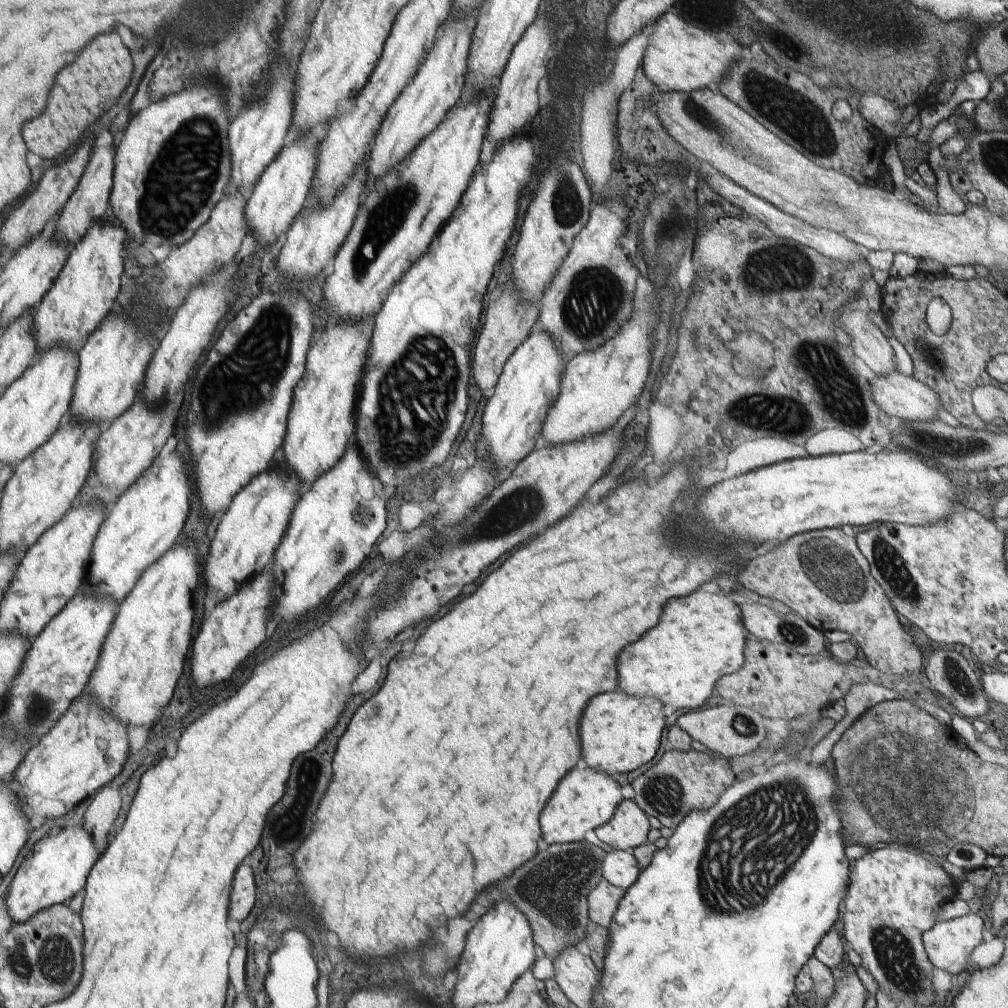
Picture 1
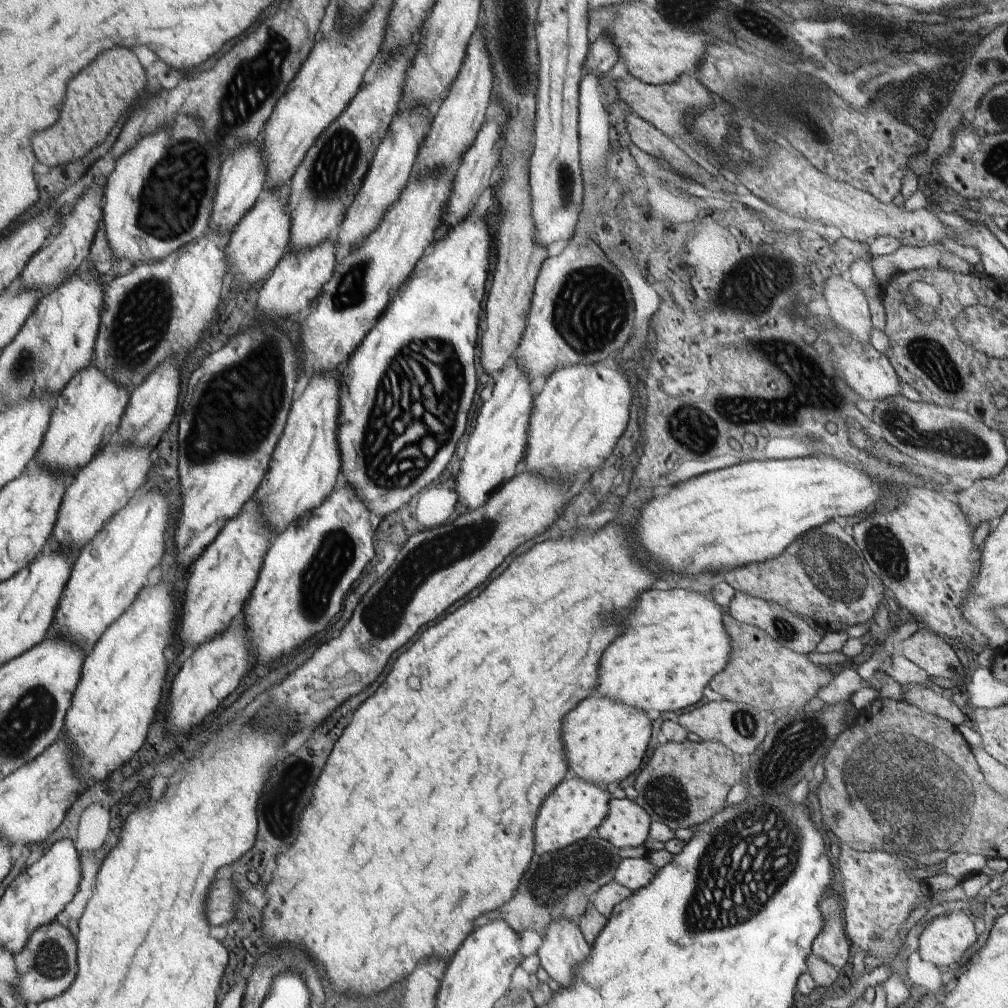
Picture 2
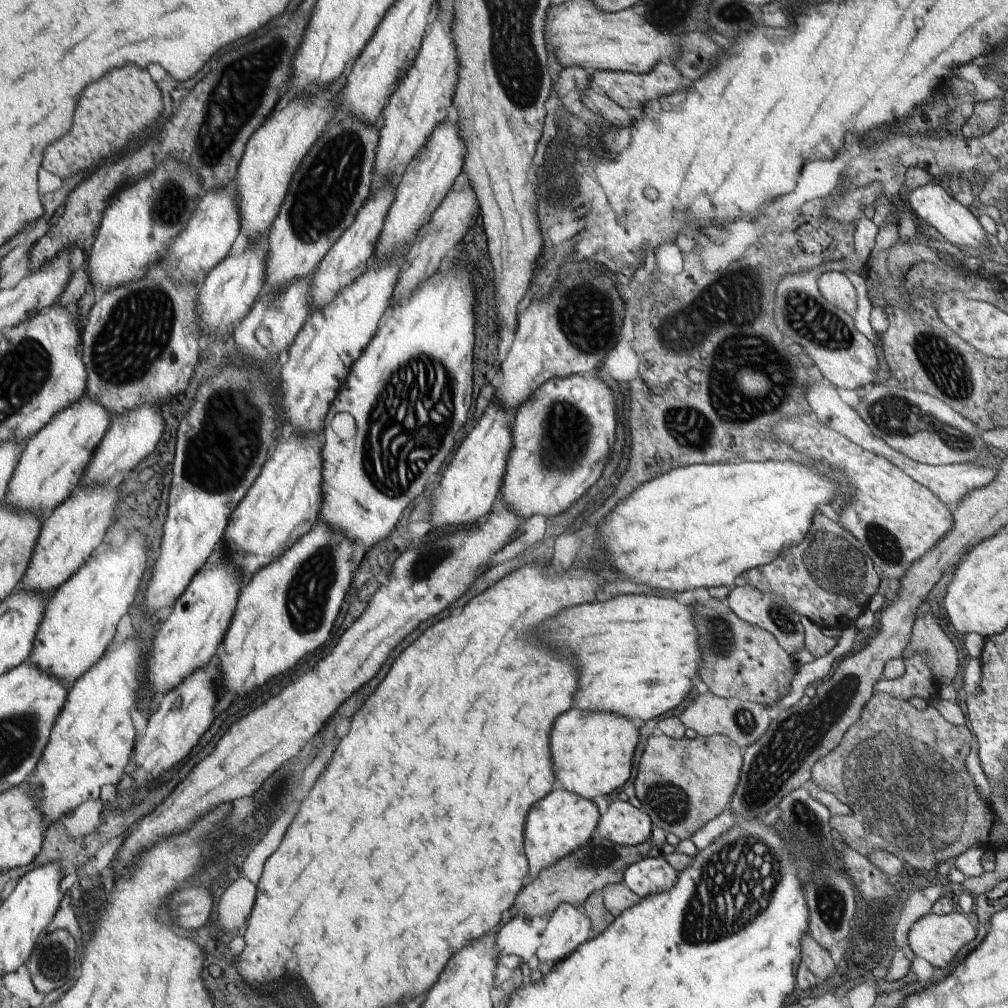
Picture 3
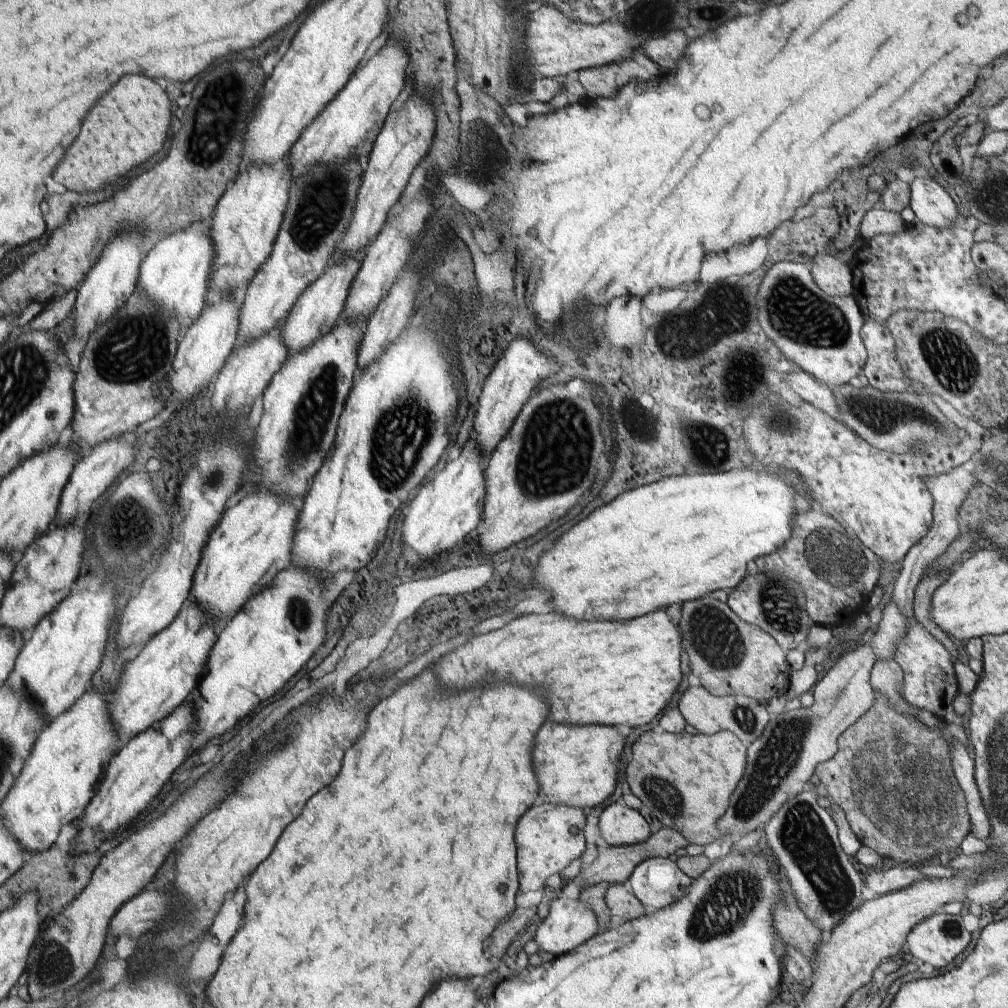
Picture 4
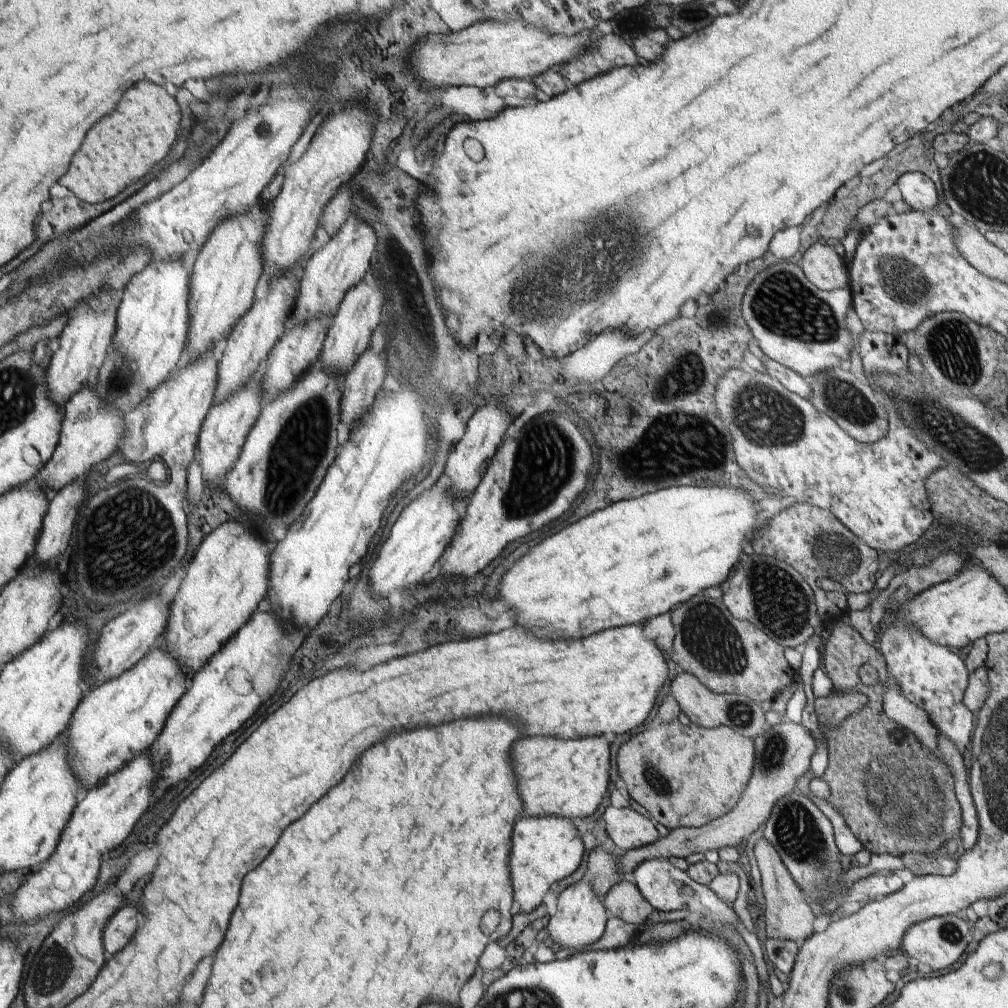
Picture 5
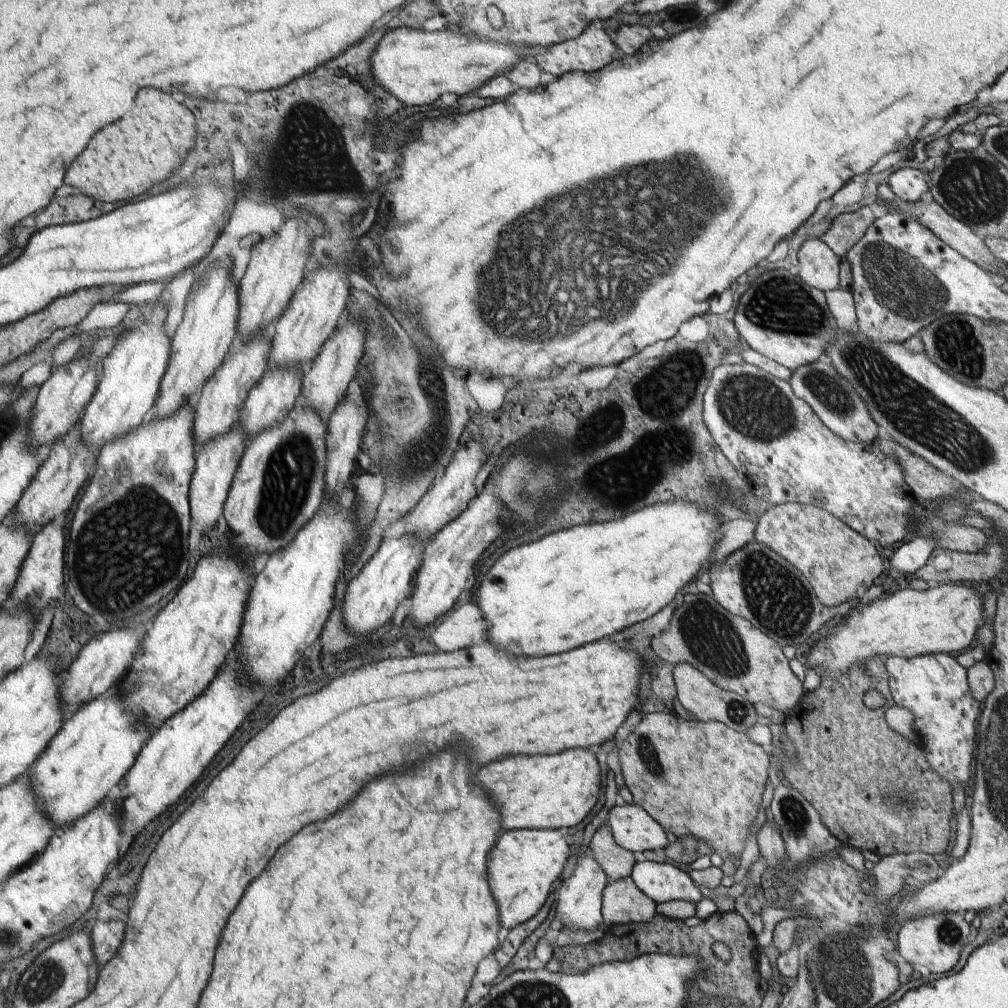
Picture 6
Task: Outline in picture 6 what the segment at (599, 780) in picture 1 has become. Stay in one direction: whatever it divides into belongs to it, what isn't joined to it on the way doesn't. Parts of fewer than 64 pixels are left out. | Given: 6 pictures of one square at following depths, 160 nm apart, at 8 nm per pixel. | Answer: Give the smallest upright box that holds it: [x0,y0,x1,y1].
[488,829,573,929]

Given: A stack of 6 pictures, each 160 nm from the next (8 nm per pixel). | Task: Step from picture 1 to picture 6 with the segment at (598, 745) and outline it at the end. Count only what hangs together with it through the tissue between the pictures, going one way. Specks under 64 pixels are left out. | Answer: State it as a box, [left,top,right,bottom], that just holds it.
[476,749,600,831]

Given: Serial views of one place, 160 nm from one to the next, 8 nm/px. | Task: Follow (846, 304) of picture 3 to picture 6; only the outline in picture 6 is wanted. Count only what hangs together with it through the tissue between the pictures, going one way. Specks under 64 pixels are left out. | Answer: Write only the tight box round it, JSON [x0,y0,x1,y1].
[795,237,841,292]

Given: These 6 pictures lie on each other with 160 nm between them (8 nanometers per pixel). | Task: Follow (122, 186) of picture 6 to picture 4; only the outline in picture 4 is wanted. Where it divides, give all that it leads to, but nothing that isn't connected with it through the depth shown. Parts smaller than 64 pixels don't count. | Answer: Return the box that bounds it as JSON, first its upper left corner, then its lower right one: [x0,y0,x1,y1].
[54,76,170,192]

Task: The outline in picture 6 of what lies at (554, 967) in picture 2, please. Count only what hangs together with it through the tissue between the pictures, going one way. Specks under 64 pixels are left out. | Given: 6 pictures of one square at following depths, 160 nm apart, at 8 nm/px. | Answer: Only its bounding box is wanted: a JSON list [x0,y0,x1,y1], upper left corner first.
[553,854,608,928]

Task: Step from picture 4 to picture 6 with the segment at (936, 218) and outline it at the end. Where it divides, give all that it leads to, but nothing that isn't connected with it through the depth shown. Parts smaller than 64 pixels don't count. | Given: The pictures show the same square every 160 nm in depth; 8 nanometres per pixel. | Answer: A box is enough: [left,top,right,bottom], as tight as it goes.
[888,167,929,203]

